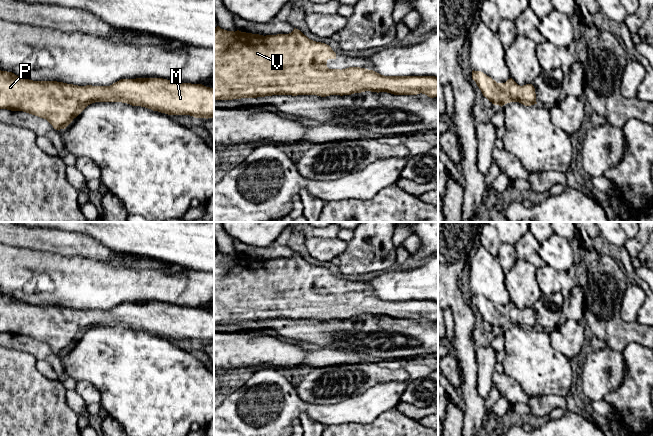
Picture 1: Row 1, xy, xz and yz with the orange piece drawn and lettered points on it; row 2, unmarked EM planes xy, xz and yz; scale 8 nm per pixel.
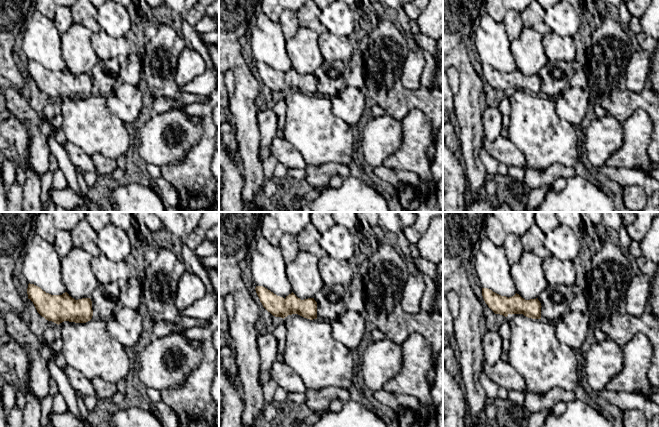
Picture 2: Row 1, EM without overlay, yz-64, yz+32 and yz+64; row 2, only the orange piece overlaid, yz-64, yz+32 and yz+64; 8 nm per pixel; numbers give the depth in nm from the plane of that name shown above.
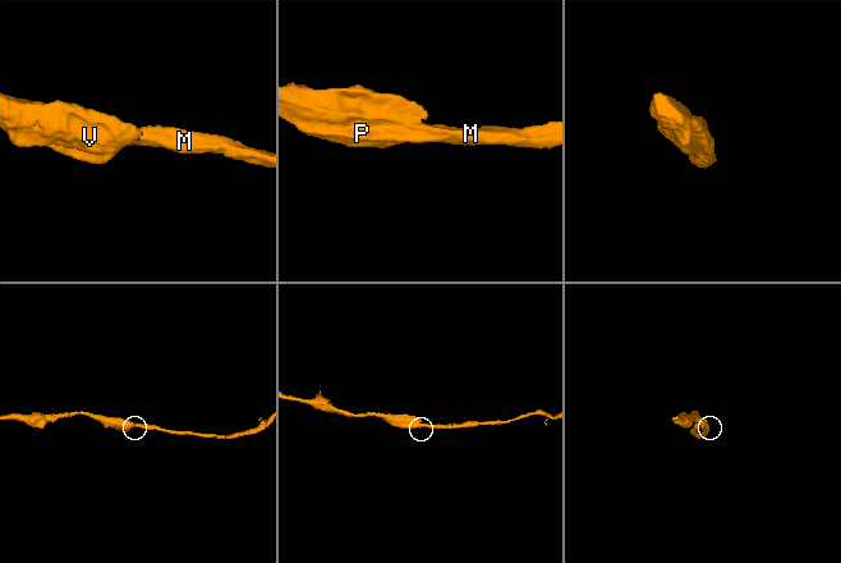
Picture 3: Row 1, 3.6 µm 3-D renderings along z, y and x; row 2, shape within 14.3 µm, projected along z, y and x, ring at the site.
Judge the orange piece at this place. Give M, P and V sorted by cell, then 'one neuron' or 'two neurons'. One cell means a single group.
M P V | one neuron

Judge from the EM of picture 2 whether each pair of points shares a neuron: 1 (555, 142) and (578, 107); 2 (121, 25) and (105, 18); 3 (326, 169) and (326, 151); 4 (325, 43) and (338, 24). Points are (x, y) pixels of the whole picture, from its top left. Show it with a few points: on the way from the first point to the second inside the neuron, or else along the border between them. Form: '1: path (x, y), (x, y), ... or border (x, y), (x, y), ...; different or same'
1: border (554, 102), (556, 114), (562, 120), (576, 126); different
2: path (117, 23), (112, 18), (109, 18); same
3: border (347, 165), (327, 162), (307, 166); different
4: border (327, 30), (338, 36), (346, 36), (348, 38); different

